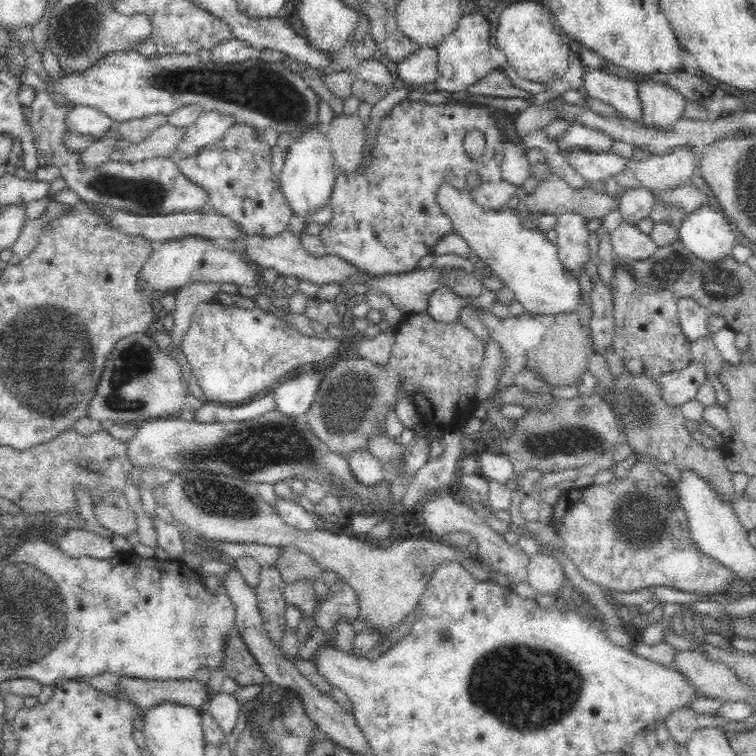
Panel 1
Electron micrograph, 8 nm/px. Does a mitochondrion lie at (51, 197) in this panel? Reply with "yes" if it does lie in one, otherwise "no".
no

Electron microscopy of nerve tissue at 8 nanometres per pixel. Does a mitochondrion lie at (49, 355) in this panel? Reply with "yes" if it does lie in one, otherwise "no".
yes

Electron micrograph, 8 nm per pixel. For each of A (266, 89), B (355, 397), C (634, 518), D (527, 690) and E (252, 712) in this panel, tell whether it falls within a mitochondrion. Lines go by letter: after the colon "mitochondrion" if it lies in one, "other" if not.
A: mitochondrion
B: mitochondrion
C: mitochondrion
D: mitochondrion
E: other

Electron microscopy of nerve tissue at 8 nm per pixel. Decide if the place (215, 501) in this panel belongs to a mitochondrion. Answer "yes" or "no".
yes

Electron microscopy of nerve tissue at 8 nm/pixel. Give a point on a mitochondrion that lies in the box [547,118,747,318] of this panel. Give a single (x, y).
(719, 283)

